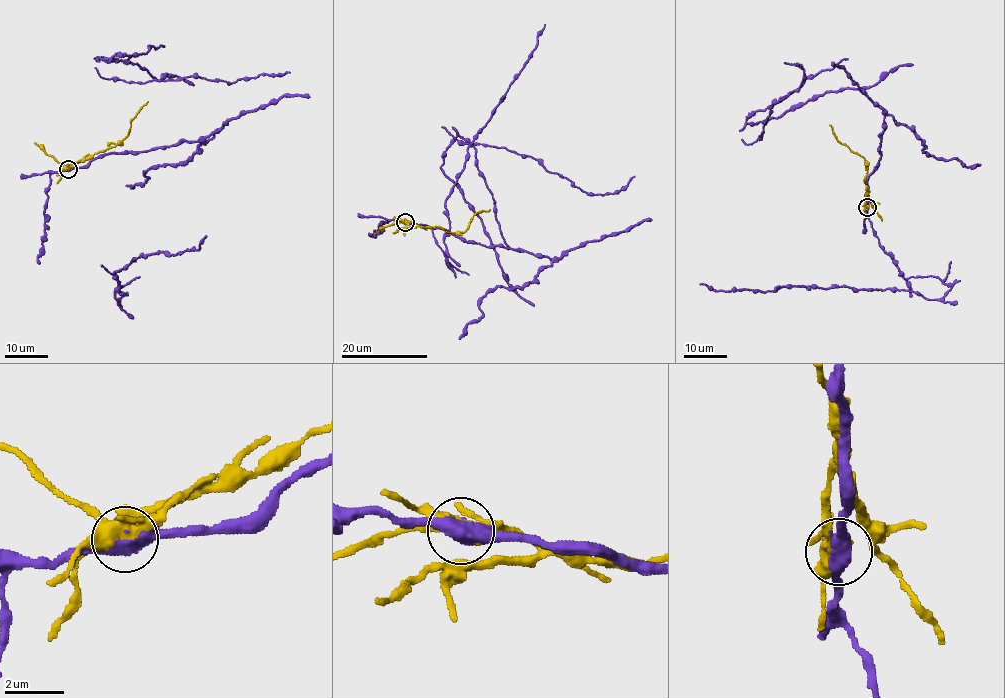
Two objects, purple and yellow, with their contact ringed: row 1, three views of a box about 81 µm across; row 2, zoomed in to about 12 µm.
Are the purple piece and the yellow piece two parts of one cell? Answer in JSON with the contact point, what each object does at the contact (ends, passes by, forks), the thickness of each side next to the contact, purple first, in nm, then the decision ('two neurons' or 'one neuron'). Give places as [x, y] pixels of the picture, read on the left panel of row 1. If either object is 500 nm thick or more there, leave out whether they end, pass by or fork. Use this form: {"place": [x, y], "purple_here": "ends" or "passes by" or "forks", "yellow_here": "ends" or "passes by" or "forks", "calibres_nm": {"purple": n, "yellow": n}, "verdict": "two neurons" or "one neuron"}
{"place": [68, 169], "calibres_nm": {"purple": 550, "yellow": 360}, "verdict": "two neurons"}

